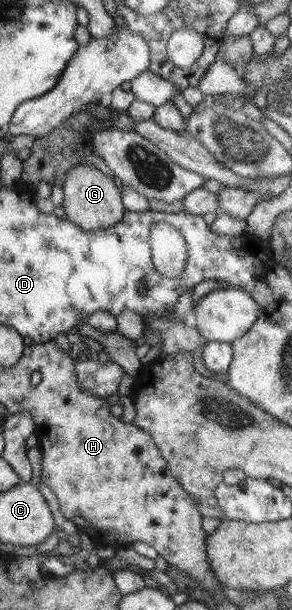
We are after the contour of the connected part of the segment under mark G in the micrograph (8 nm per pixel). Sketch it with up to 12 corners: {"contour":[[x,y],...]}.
{"contour":[[91,164],[66,172],[63,209],[87,232],[125,214],[121,190]]}

